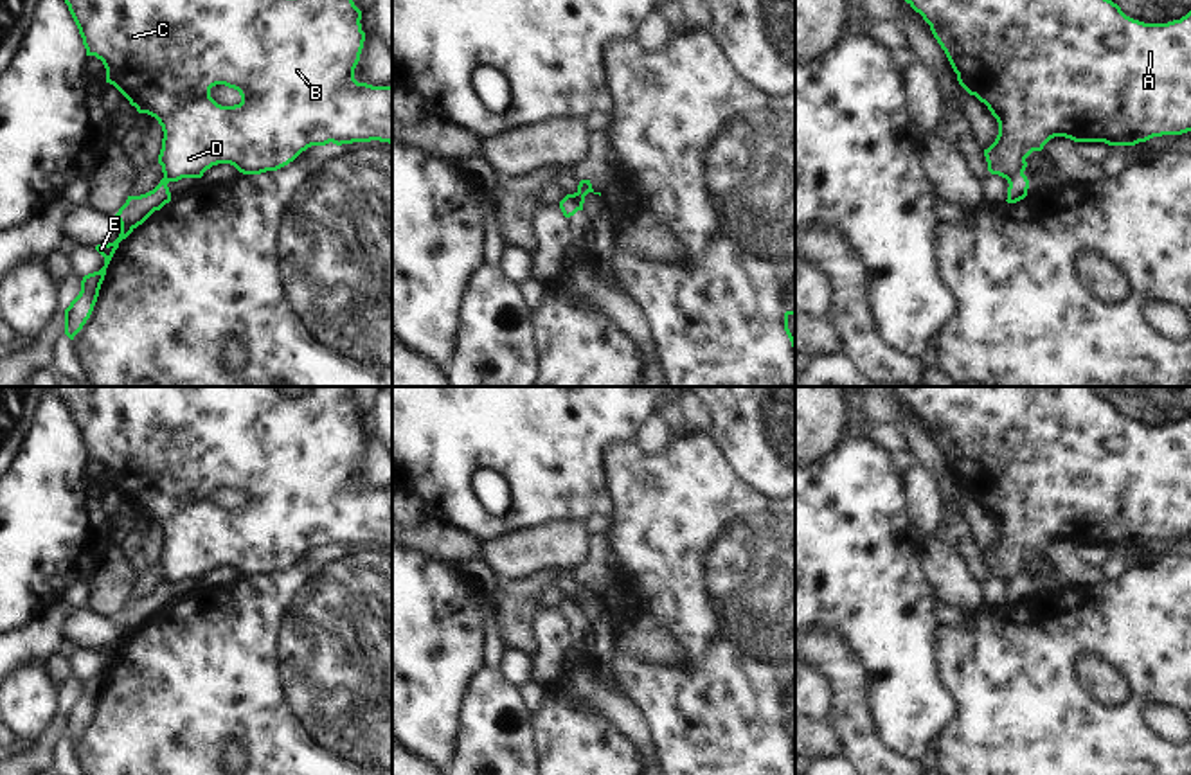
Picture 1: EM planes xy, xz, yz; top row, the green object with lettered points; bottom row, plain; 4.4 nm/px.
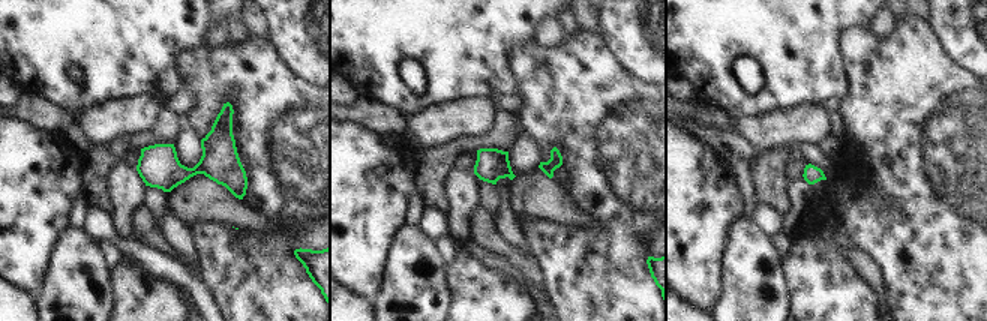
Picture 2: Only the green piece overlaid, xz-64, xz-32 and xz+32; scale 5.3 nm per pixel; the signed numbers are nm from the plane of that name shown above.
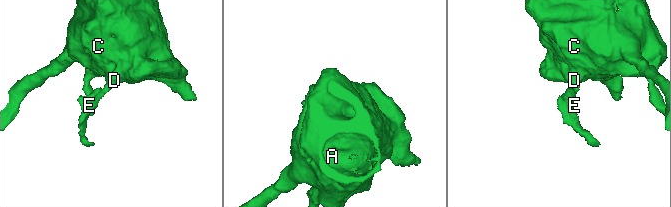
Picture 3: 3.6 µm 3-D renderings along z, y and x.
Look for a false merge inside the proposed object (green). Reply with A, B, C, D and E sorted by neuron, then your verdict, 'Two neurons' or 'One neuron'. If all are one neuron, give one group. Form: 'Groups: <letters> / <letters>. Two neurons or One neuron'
Groups: A B C D / E. Two neurons

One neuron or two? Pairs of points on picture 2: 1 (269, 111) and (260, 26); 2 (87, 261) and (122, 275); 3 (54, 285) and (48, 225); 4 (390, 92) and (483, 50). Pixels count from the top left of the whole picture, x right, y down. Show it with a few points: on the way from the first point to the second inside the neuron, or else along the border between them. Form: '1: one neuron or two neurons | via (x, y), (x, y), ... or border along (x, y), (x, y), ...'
1: two neurons | border along (251, 35), (266, 39)
2: two neurons | border along (110, 273), (114, 305)
3: two neurons | border along (68, 225), (54, 243), (39, 285)
4: one neuron | via (390, 60), (390, 56), (399, 47), (452, 47)

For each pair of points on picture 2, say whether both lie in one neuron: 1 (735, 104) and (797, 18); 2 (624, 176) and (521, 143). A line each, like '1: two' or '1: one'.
1: one
2: two

